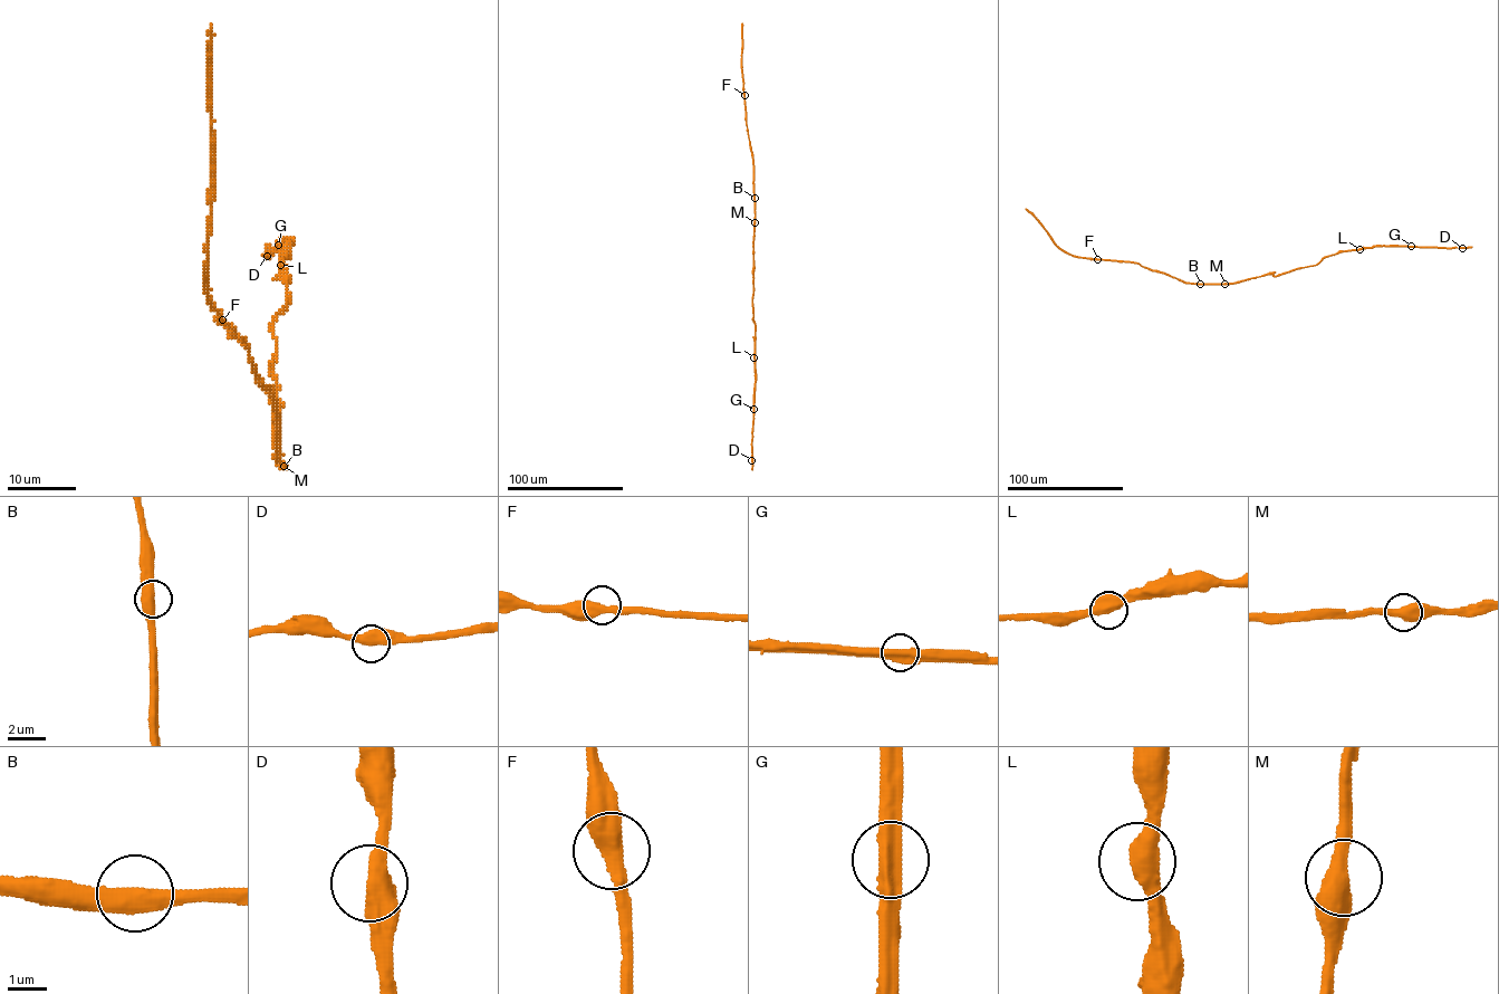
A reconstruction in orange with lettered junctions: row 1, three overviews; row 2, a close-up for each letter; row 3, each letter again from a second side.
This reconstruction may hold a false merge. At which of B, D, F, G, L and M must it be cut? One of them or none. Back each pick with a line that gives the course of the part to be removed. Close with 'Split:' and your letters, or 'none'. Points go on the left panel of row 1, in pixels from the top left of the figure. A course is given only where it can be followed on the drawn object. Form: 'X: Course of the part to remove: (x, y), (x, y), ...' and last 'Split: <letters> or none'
Split: G

